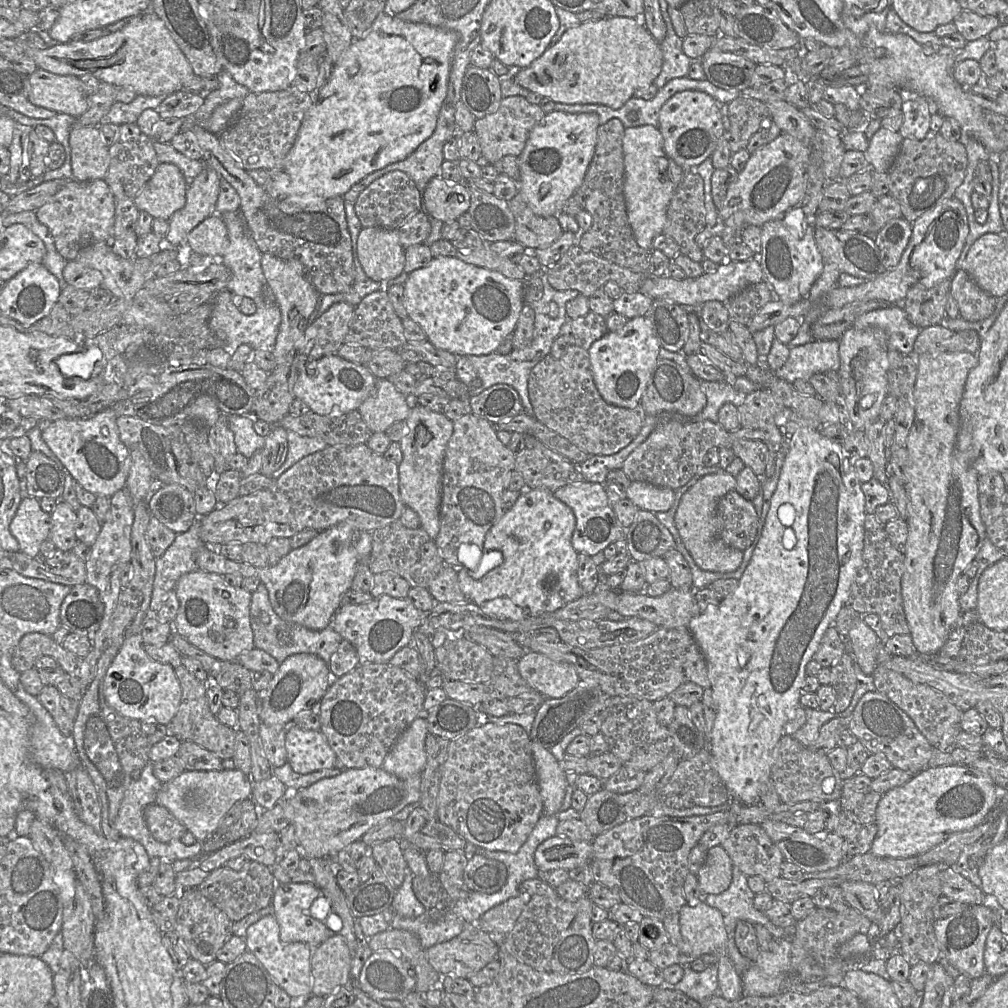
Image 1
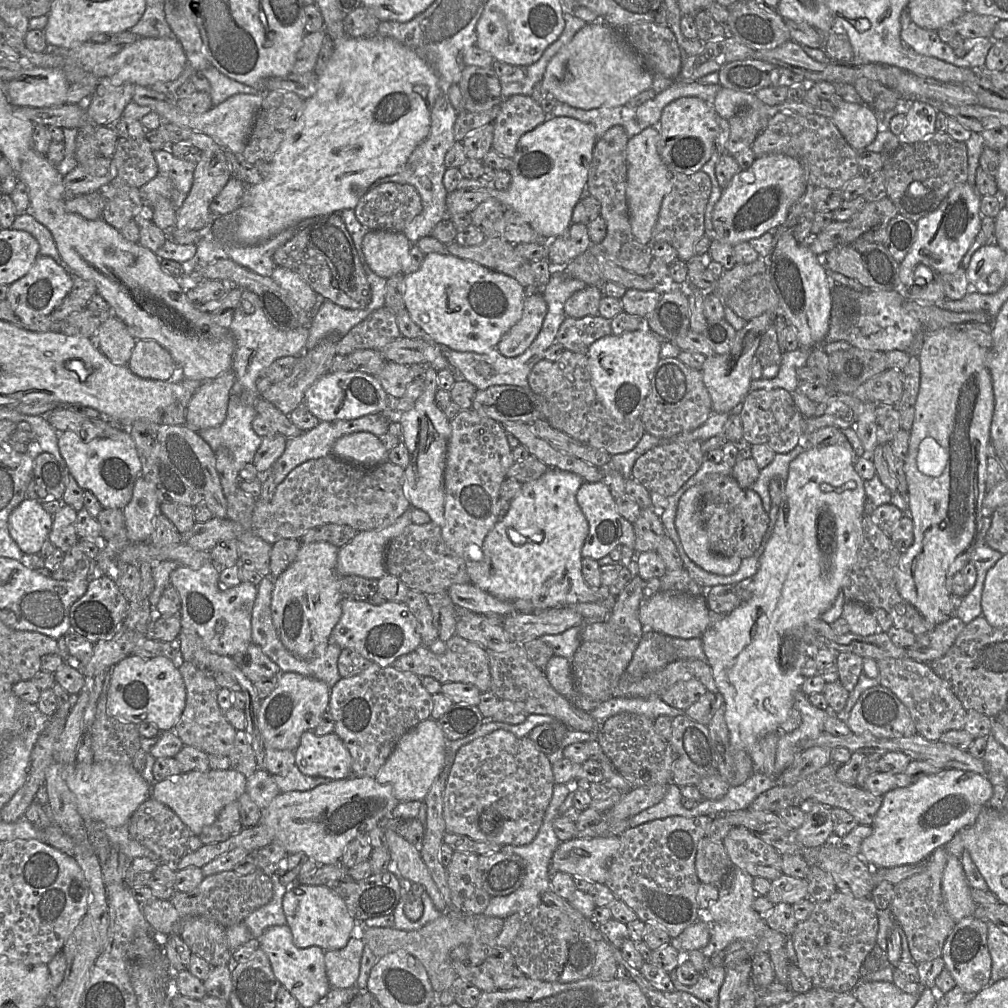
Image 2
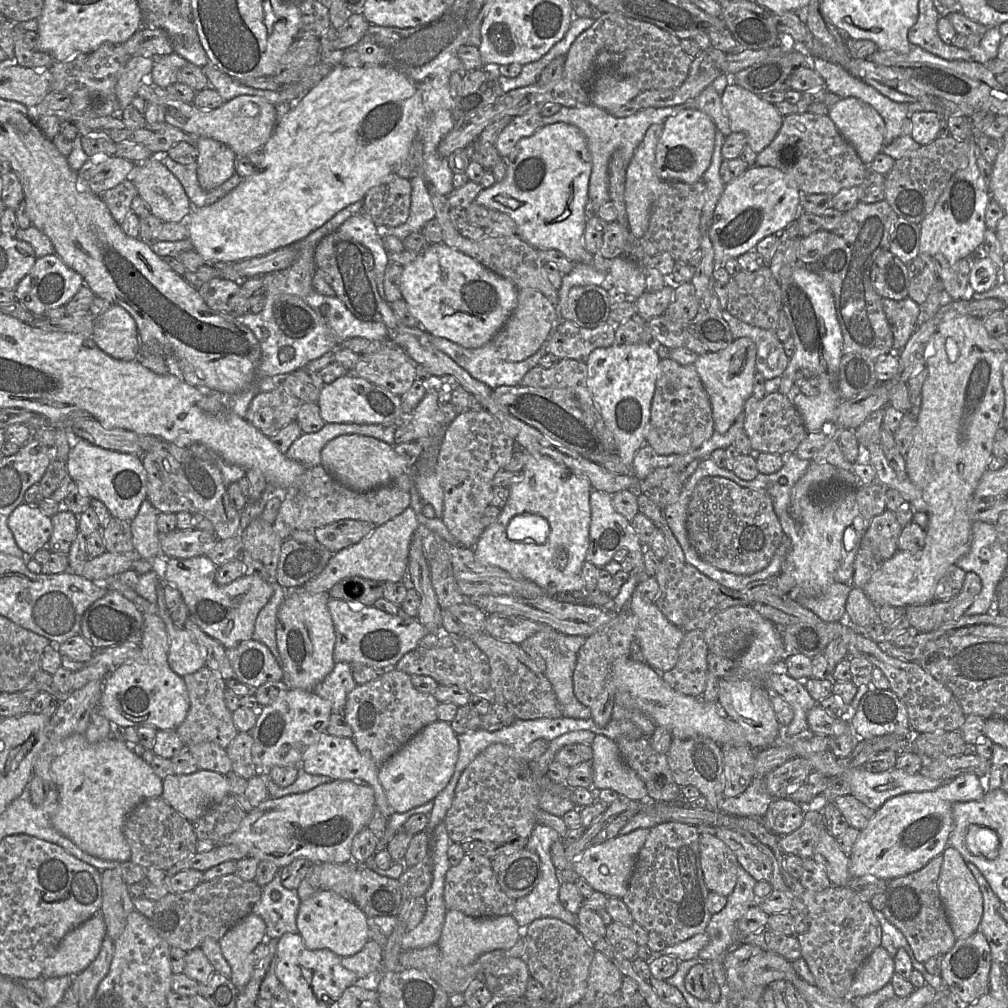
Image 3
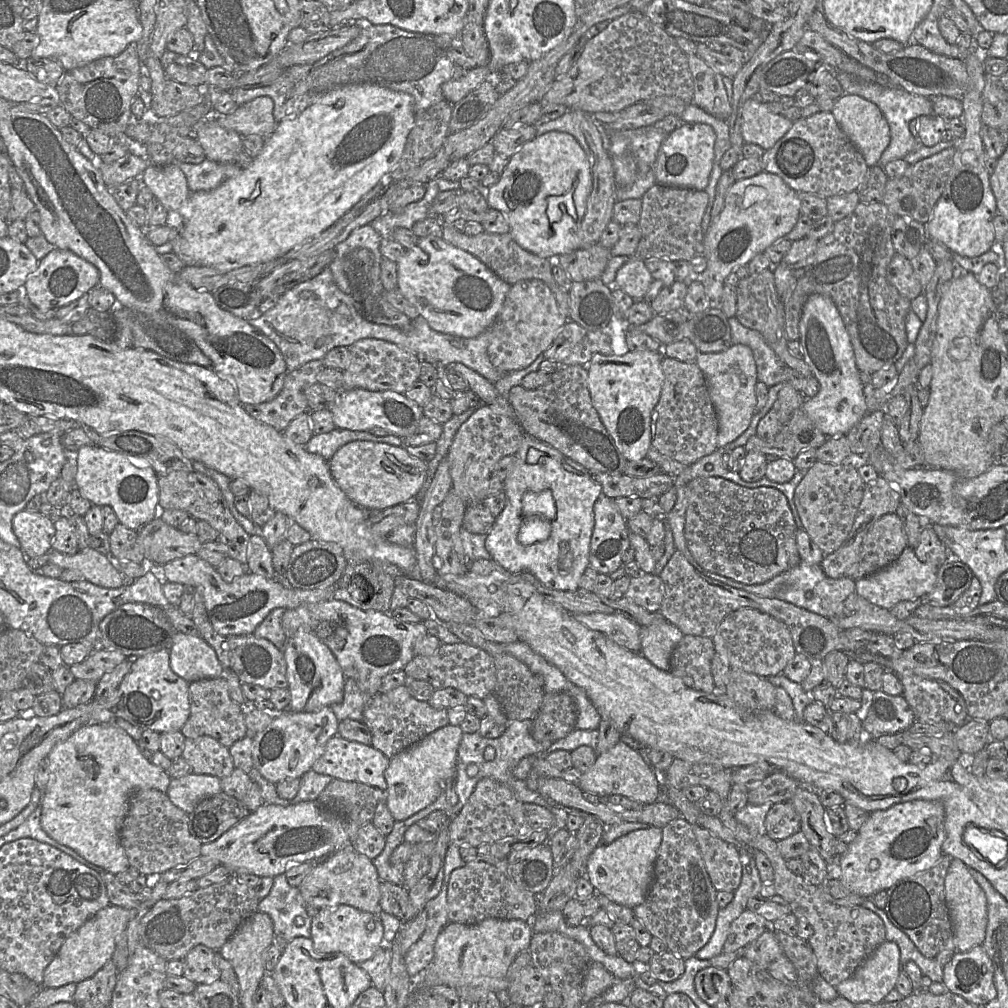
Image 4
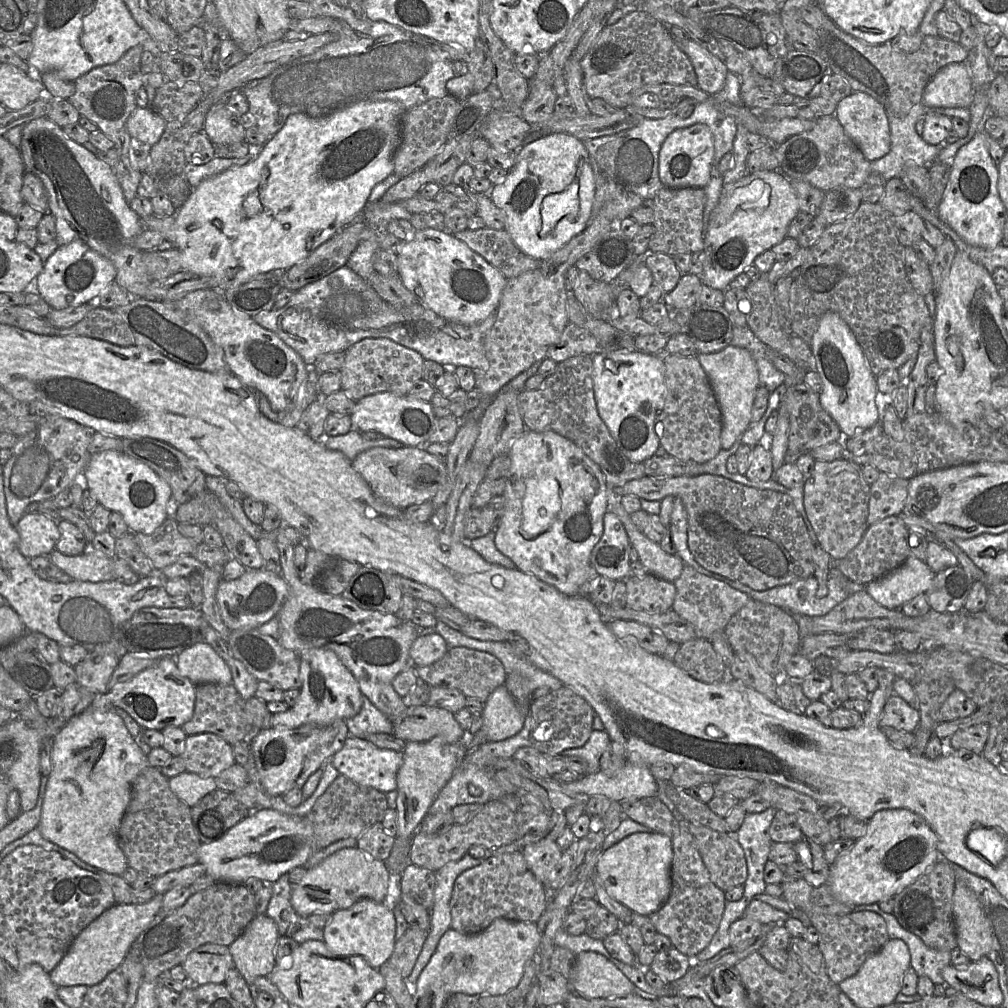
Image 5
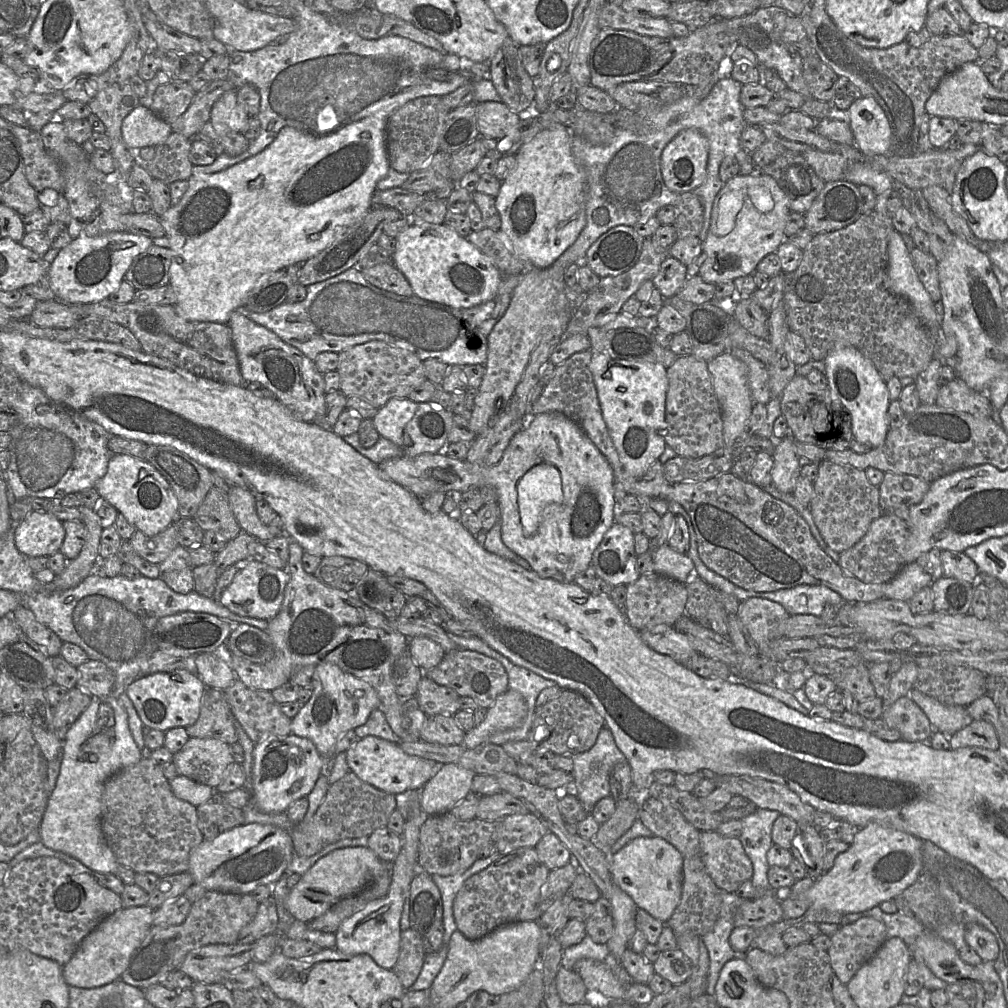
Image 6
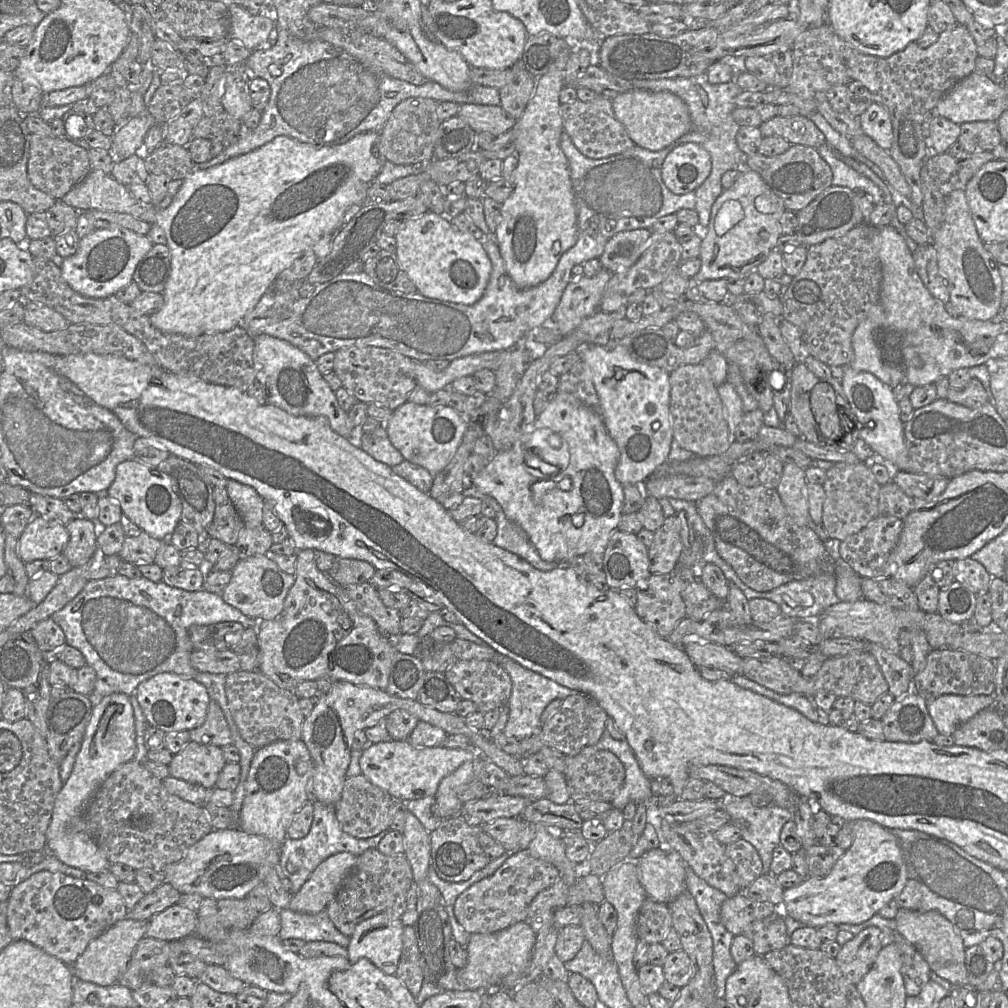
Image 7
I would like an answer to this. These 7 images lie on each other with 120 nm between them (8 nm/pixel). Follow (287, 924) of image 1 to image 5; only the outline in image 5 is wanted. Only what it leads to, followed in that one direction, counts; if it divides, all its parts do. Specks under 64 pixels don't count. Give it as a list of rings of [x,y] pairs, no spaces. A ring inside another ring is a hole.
[[[363,899],[348,909],[331,914],[330,920],[323,928],[323,942],[327,948],[338,956],[362,956],[368,964],[379,969],[389,961],[394,946],[396,921],[392,910],[383,903]]]

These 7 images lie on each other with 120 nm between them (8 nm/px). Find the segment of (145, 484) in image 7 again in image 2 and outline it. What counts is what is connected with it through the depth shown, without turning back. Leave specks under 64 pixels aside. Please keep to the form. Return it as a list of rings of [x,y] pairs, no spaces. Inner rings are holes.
[[[122,427],[109,438],[95,438],[88,442],[75,432],[64,431],[58,436],[58,448],[69,474],[81,489],[91,492],[103,508],[122,510],[129,503],[142,468],[128,427]]]

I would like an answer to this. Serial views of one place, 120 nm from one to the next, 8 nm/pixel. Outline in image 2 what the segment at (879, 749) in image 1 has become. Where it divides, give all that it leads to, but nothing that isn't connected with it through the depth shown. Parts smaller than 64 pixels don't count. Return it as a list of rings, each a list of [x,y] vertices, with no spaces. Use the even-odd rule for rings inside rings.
[[[879,684],[860,695],[850,712],[847,726],[855,735],[872,735],[878,739],[917,734],[908,709],[894,693]]]

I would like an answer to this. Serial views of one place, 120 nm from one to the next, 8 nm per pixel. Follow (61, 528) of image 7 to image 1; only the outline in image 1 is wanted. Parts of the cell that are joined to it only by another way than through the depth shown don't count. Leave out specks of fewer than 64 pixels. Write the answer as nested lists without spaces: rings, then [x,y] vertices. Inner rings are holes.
[[[24,496],[9,526],[10,533],[19,543],[19,551],[31,558],[37,557],[50,529],[51,516],[41,509],[39,500]]]

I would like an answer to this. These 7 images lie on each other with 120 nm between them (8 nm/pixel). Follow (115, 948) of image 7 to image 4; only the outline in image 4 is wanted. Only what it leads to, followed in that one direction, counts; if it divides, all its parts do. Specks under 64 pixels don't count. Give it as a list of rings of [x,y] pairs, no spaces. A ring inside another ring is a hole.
[[[146,876],[147,887],[153,888],[151,898],[140,903],[136,909],[127,909],[109,905],[82,926],[75,930],[64,941],[58,953],[44,971],[42,987],[59,988],[69,983],[79,983],[92,977],[102,968],[115,951],[117,937],[126,929],[128,923],[135,917],[143,917],[159,900],[164,899],[168,883],[159,876]]]

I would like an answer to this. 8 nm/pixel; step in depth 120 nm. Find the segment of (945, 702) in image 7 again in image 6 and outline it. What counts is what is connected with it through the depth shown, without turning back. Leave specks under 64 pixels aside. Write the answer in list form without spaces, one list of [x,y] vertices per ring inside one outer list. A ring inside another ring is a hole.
[[[914,687],[908,696],[923,710],[934,731],[941,732],[948,737],[973,722],[965,706],[944,705]]]

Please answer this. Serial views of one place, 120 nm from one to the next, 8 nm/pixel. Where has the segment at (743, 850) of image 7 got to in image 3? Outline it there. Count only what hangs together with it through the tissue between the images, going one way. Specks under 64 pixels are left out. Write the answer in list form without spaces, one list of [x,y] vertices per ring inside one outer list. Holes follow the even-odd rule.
[[[700,835],[700,863],[707,889],[729,896],[737,883],[739,863],[733,851],[717,836]]]

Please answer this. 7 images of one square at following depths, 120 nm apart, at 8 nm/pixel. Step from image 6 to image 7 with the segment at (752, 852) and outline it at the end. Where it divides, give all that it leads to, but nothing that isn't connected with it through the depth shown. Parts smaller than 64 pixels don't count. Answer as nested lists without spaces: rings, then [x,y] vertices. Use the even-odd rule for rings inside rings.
[[[725,794],[721,799],[715,800],[718,808],[728,813],[729,822],[739,828],[741,839],[749,842],[757,850],[763,864],[763,874],[769,874],[773,851],[780,845],[780,834],[784,824],[793,819],[792,811],[776,805],[757,807],[747,796],[736,797]]]

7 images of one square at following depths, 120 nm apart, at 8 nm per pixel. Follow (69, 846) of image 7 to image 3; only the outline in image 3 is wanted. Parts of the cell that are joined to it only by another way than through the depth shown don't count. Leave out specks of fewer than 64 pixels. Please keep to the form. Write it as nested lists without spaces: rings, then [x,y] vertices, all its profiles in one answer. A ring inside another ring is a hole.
[[[73,734],[67,737],[62,742],[62,748],[50,766],[52,784],[58,791],[58,806],[51,818],[52,827],[62,834],[63,836],[70,839],[76,846],[78,846],[84,852],[108,861],[117,861],[117,862],[127,862],[131,859],[131,851],[129,844],[124,836],[123,827],[125,820],[129,813],[142,801],[152,797],[160,797],[163,792],[163,779],[155,774],[152,769],[152,766],[145,762],[142,757],[137,756],[130,747],[130,744],[127,744],[122,738],[106,738],[98,743],[89,743],[85,738],[84,734]]]

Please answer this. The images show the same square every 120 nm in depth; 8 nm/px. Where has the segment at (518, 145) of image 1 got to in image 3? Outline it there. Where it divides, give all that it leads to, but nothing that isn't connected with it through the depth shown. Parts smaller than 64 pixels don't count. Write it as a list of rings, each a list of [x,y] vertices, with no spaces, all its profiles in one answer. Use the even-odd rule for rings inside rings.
[[[540,112],[513,117],[494,144],[498,154],[502,158],[507,158],[522,138],[532,136],[542,126],[544,126],[543,116]]]

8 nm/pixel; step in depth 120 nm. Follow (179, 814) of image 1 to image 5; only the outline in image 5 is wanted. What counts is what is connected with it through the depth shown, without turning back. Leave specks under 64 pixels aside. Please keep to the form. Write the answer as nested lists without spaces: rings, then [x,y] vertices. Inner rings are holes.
[[[186,772],[169,778],[171,791],[188,807],[194,807],[204,796],[217,789],[215,778],[201,778]]]

